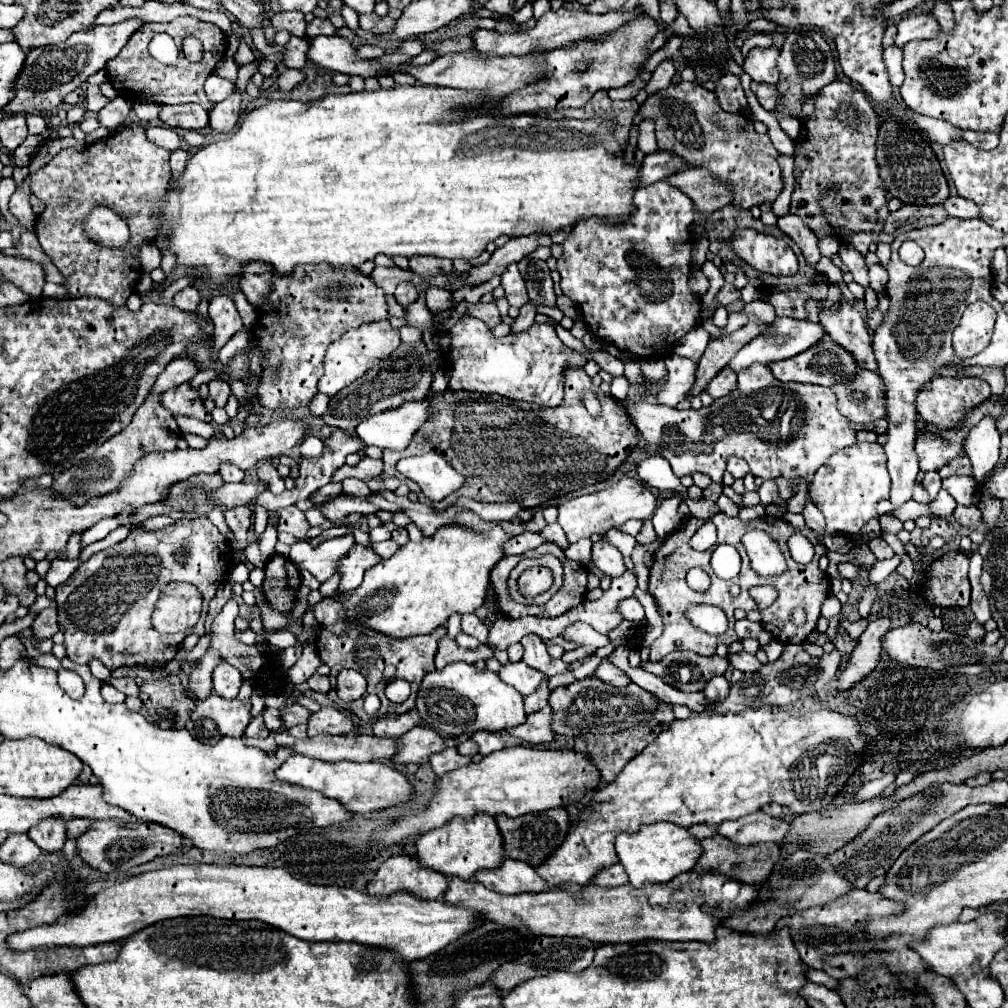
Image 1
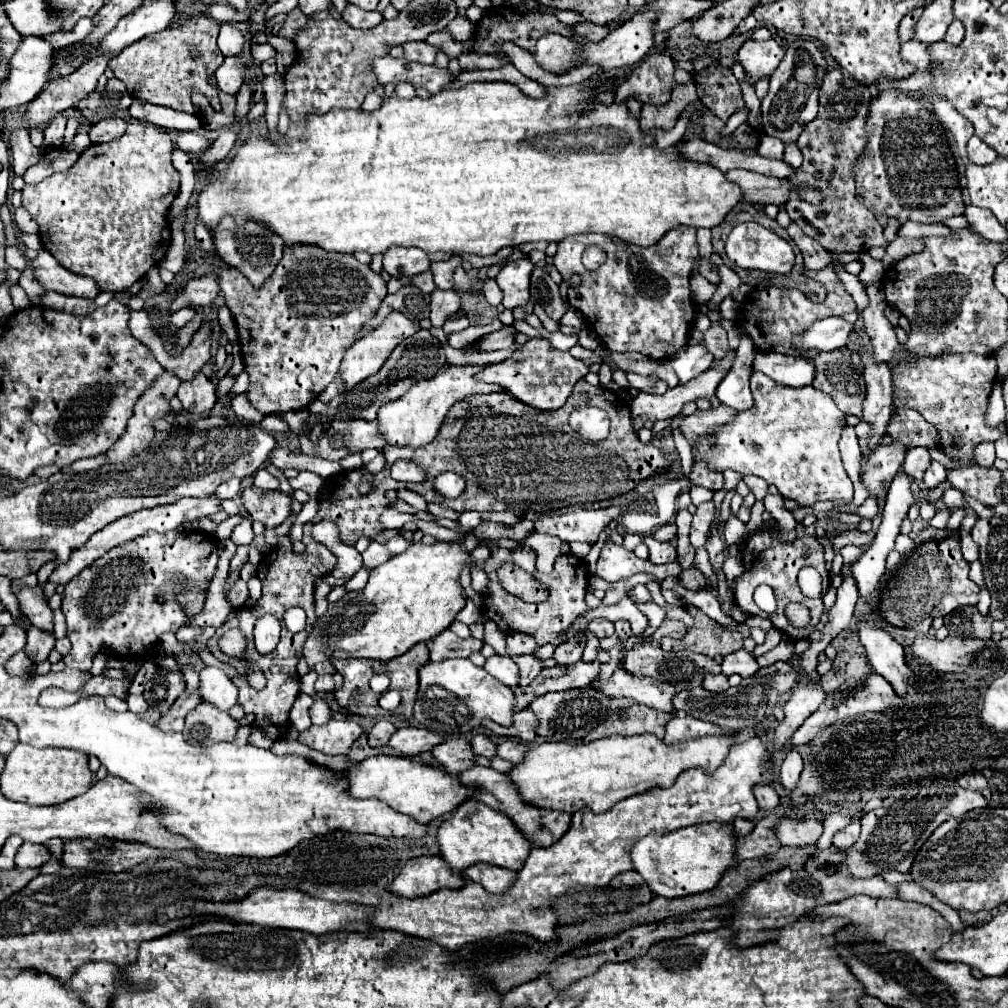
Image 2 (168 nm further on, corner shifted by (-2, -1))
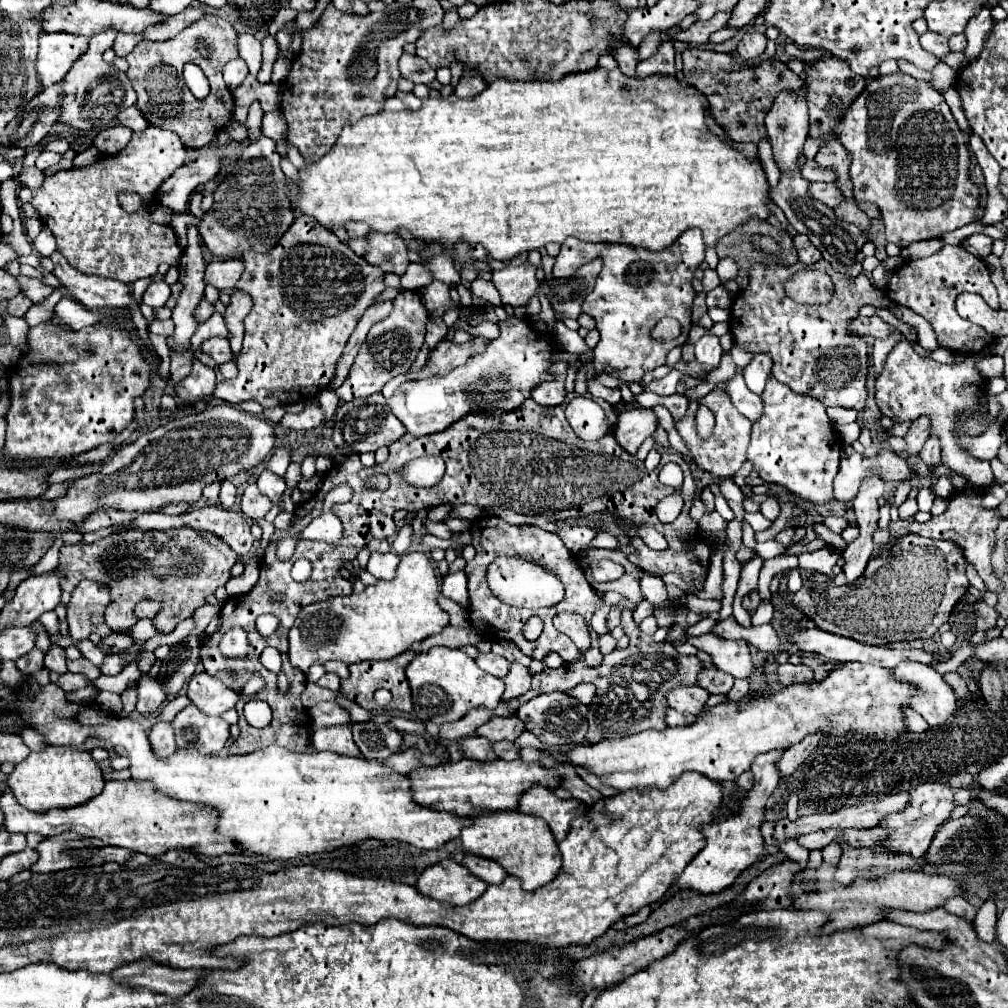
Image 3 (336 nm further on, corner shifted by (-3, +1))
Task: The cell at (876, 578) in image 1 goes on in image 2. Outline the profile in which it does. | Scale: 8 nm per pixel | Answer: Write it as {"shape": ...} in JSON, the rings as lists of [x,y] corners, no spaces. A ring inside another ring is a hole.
{"shape":[[[958,509],[951,513],[951,517],[947,523],[947,526],[945,528],[946,532],[949,532],[949,534],[953,533],[956,529],[958,530],[963,518],[966,516],[966,510],[965,509]]]}

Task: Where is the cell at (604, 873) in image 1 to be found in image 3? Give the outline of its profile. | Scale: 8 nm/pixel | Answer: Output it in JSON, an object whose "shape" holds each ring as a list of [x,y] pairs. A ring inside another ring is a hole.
{"shape":[[[645,906],[639,909],[639,911],[636,911],[636,913],[633,913],[630,916],[624,917],[623,921],[615,922],[611,926],[611,928],[613,928],[614,930],[623,930],[626,927],[633,927],[645,921],[650,915],[650,913],[651,913],[650,906]]]}

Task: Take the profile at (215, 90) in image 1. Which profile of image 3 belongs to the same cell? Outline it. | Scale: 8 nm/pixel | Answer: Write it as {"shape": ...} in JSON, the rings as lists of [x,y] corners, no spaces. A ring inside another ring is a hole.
{"shape":[[[231,59],[225,67],[223,67],[223,79],[225,79],[225,85],[235,91],[243,79],[249,75],[247,71],[247,63],[243,59]]]}

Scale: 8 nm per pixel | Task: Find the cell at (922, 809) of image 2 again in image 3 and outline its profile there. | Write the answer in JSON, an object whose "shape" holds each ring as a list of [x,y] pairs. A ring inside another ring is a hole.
{"shape":[[[925,783],[919,787],[913,787],[909,791],[909,803],[903,809],[903,813],[891,813],[891,817],[887,817],[887,821],[881,821],[879,827],[881,829],[891,829],[891,837],[887,837],[887,841],[883,841],[883,849],[891,851],[891,853],[907,853],[909,857],[921,859],[931,843],[931,839],[937,833],[937,827],[941,823],[945,823],[953,809],[953,789],[945,783]]]}

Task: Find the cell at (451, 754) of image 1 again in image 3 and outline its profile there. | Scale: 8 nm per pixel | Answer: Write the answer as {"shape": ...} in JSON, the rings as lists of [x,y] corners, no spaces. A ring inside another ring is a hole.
{"shape":[[[533,785],[521,795],[517,811],[541,817],[549,825],[555,841],[563,841],[571,829],[571,821],[585,813],[579,799],[559,799],[553,791],[539,785]]]}

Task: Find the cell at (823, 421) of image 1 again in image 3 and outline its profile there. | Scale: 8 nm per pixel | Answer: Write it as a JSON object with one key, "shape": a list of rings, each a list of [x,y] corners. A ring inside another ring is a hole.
{"shape":[[[771,375],[765,385],[765,409],[753,423],[747,461],[765,483],[777,483],[811,505],[843,503],[833,495],[833,479],[839,471],[841,441],[825,413],[825,405],[811,397],[791,391]]]}

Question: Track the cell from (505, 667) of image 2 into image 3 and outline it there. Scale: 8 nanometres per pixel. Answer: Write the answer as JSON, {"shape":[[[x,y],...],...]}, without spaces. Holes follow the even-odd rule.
{"shape":[[[481,653],[481,655],[475,659],[475,663],[477,663],[483,671],[487,671],[487,673],[499,677],[499,679],[503,679],[503,677],[509,673],[509,667],[511,667],[511,663],[509,663],[505,657],[495,655],[495,653]]]}

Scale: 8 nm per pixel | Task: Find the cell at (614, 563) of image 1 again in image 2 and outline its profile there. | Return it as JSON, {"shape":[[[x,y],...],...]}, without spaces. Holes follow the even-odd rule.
{"shape":[[[610,541],[604,543],[596,565],[596,575],[604,581],[620,581],[636,573],[652,573],[664,580],[670,576],[678,578],[681,572],[682,567],[678,562],[657,565],[650,561],[642,561],[632,551],[626,551],[624,547]]]}

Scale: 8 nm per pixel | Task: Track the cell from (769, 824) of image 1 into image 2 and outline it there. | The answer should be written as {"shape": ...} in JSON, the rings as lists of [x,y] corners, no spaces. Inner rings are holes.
{"shape":[[[808,819],[806,823],[798,821],[782,821],[776,827],[776,835],[782,845],[788,847],[808,847],[818,843],[822,835],[822,823],[818,819]]]}

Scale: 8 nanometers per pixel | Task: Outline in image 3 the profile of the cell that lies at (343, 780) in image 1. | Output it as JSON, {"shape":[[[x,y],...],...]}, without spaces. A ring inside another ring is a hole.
{"shape":[[[445,761],[441,765],[421,765],[409,773],[411,783],[411,795],[413,801],[435,809],[435,811],[447,811],[453,815],[471,815],[479,811],[513,811],[517,809],[519,793],[533,785],[543,785],[547,789],[555,789],[559,781],[559,775],[553,769],[545,769],[539,763],[523,763],[523,761],[491,761],[491,763],[479,763],[479,761]]]}

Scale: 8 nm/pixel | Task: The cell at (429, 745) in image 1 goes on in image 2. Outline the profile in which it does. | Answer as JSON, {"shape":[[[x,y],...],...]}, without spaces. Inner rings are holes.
{"shape":[[[450,739],[438,747],[432,749],[432,755],[438,759],[438,763],[446,769],[452,771],[454,775],[468,771],[470,767],[474,767],[474,751],[470,741],[466,739]]]}

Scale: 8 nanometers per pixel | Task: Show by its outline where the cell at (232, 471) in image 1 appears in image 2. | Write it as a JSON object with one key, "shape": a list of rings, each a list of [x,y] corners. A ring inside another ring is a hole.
{"shape":[[[230,479],[230,481],[222,483],[222,485],[216,489],[216,497],[222,497],[222,501],[234,499],[238,493],[240,493],[240,481],[238,481],[238,479]]]}

